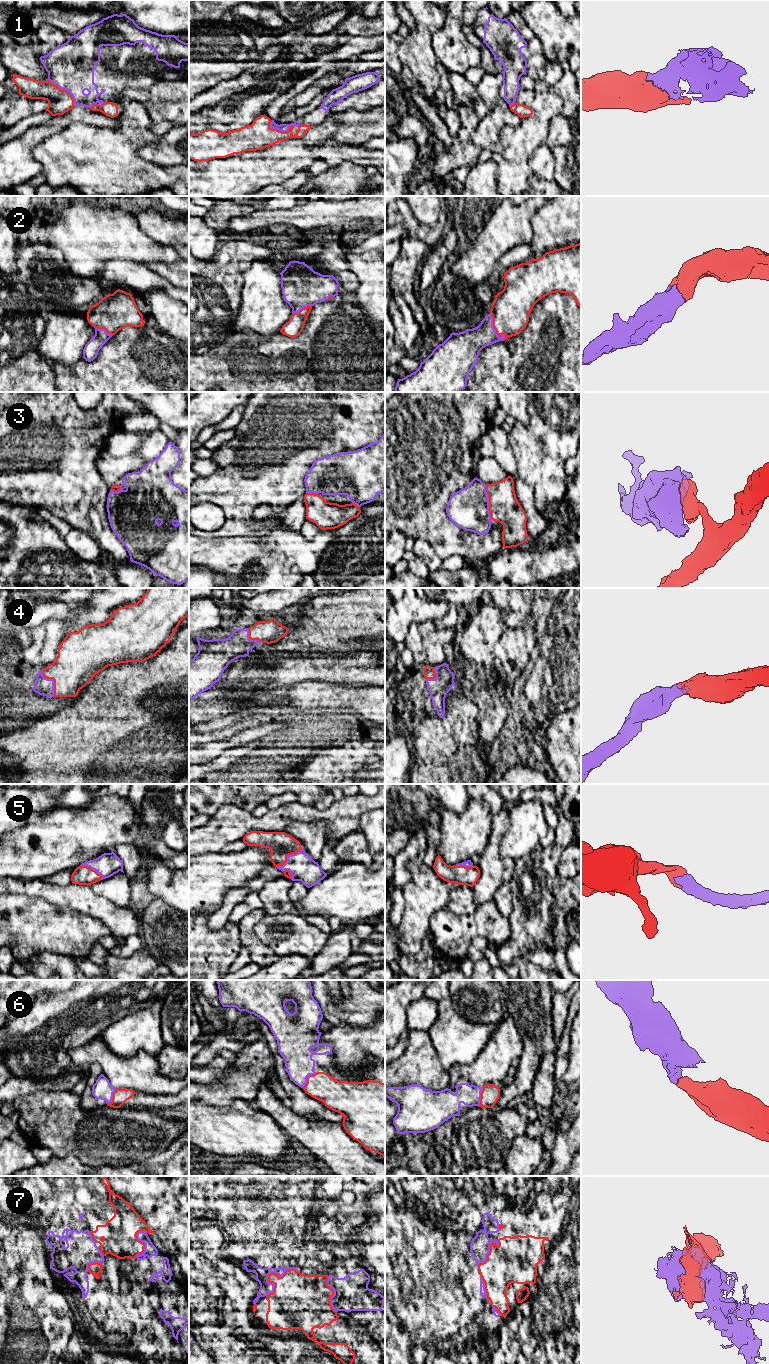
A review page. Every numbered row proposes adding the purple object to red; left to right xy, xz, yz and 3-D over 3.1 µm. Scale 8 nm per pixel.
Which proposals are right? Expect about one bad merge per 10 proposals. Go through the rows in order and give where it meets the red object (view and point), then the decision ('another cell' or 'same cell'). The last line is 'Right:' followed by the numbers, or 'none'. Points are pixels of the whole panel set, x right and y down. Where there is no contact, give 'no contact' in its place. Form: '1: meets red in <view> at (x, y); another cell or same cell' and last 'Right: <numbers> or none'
1: meets red in xy at (65, 89); same cell
2: meets red in yz at (495, 329); same cell
3: meets red in yz at (489, 502); same cell
4: meets red in xy at (54, 681); same cell
5: meets red in xz at (288, 855); same cell
6: meets red in xy at (113, 1097); same cell
7: meets red in xz at (271, 1273); same cell
Right: 1, 2, 3, 4, 5, 6, 7

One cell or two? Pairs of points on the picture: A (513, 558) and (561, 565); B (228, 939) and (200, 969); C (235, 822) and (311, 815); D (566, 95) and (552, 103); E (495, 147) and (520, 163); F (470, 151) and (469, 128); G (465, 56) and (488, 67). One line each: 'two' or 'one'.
A: one
B: one
C: one
D: two
E: two
F: one
G: two

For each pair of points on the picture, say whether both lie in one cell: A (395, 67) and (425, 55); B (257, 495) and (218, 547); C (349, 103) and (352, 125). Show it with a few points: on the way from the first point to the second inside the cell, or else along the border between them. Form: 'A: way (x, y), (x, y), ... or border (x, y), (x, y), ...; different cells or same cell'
A: border (398, 45), (397, 57), (403, 64); different cells
B: border (248, 535), (221, 538), (201, 537); different cells
C: border (373, 107), (362, 110), (335, 110); different cells

